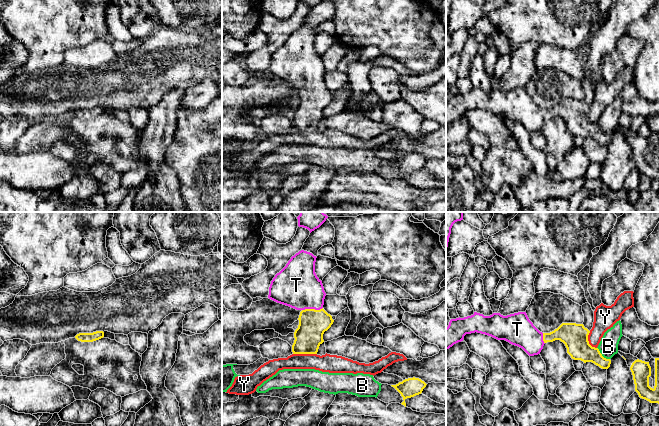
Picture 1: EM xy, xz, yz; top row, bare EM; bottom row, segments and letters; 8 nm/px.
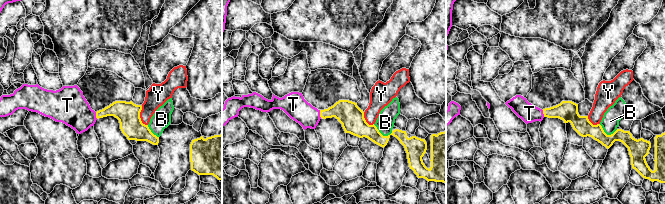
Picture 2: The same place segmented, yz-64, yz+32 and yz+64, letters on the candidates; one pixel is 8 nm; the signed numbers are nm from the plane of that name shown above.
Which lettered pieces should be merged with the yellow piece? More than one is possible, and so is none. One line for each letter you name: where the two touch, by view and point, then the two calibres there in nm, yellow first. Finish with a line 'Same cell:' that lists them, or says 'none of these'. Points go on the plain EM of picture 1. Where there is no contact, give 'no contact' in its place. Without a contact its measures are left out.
T: meets yellow in xz at (312, 85); 220 nm thick on the yellow side, 360 nm on the other
Same cell: T

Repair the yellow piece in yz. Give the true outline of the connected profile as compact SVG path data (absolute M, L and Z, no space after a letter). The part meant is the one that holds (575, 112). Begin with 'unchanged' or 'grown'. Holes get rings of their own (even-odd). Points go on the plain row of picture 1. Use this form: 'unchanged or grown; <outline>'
grown; M474 88L471 92L451 95L446 104L446 126L463 117L466 110L475 108L505 116L522 124L529 132L540 130L545 119L560 116L574 136L592 138L602 145L608 145L611 140L611 136L604 134L598 124L589 120L590 107L583 100L562 99L554 107L542 109L529 96L526 88L507 92L500 89L484 92Z

